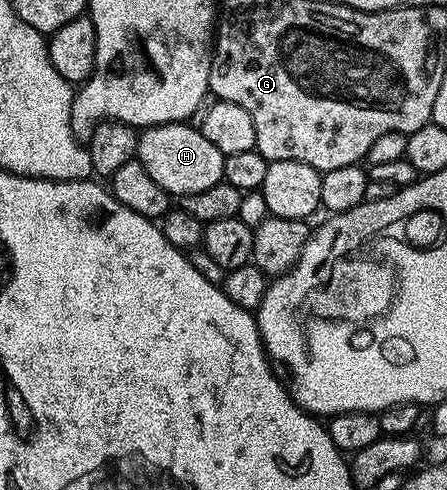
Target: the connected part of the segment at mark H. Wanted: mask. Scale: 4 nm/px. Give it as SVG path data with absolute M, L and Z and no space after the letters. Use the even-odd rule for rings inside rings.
M189 123L150 125L137 138L136 160L147 167L147 175L151 175L163 191L177 199L207 191L207 187L215 187L223 181L225 154L201 134L200 128L191 126Z

